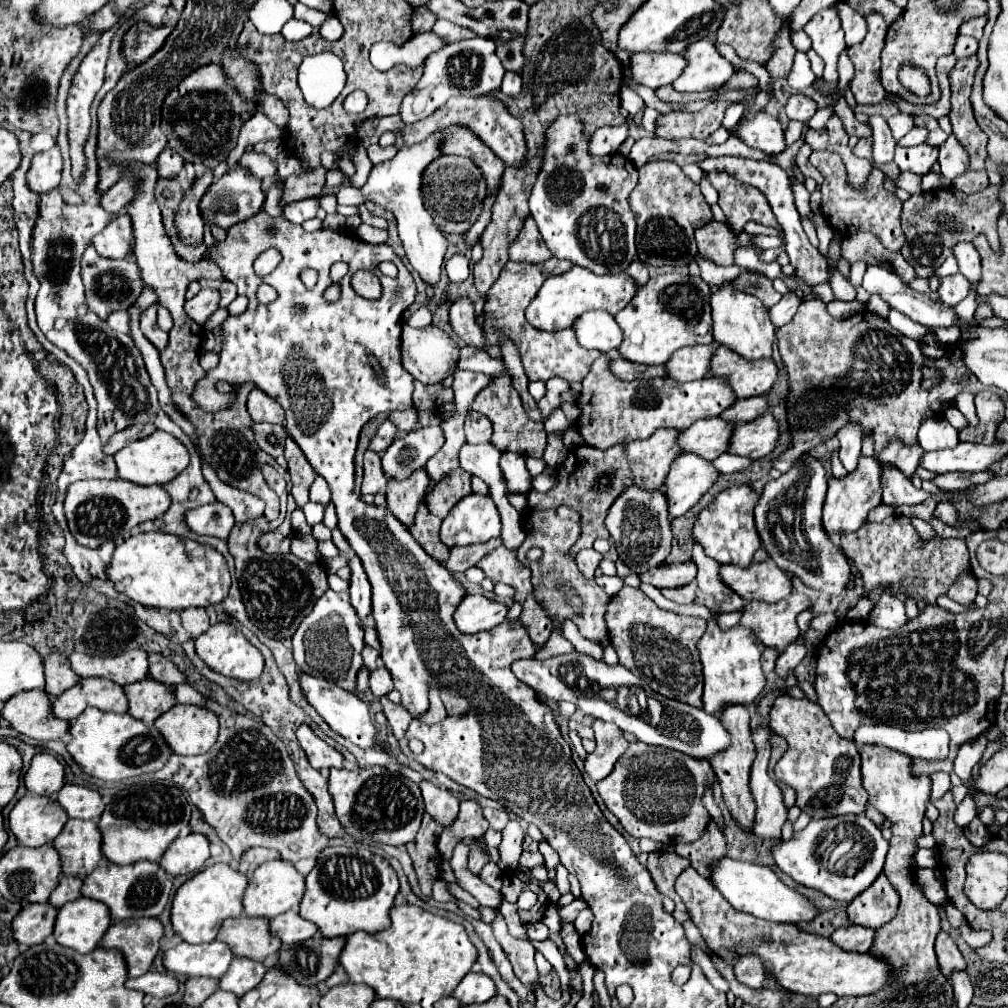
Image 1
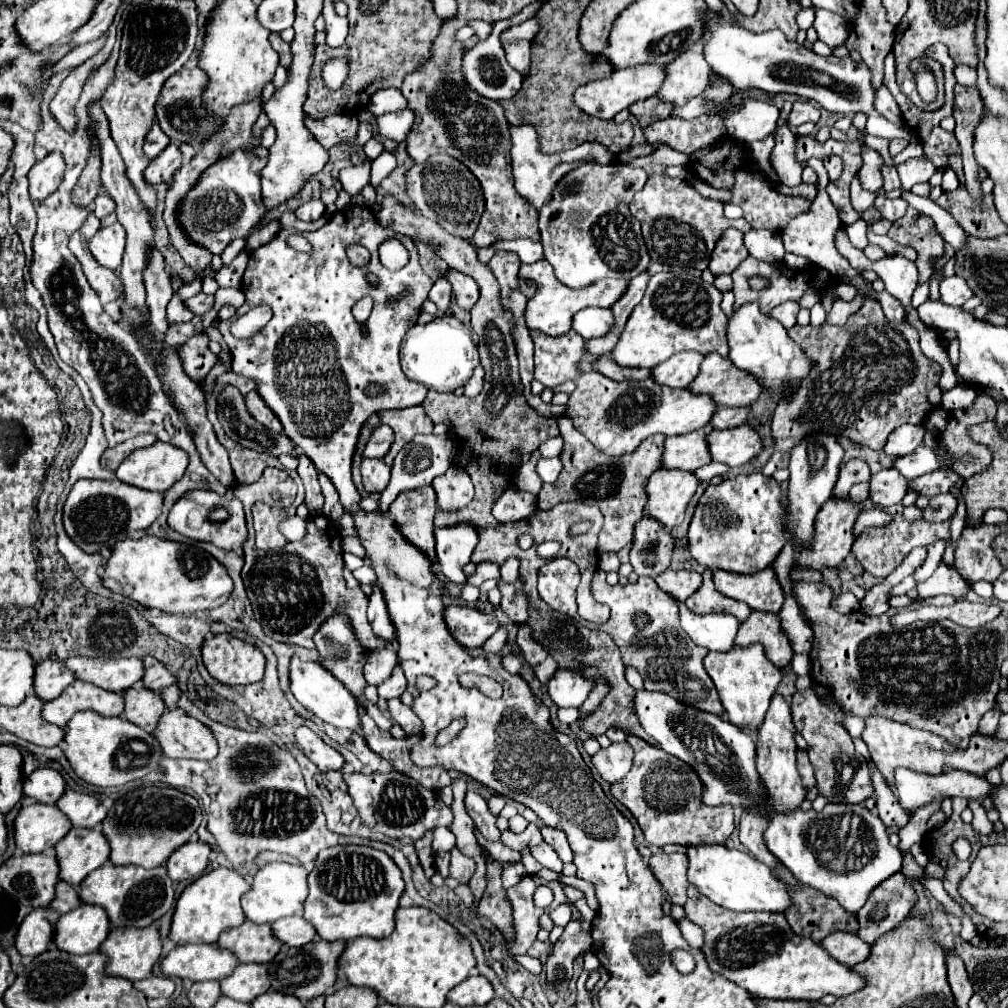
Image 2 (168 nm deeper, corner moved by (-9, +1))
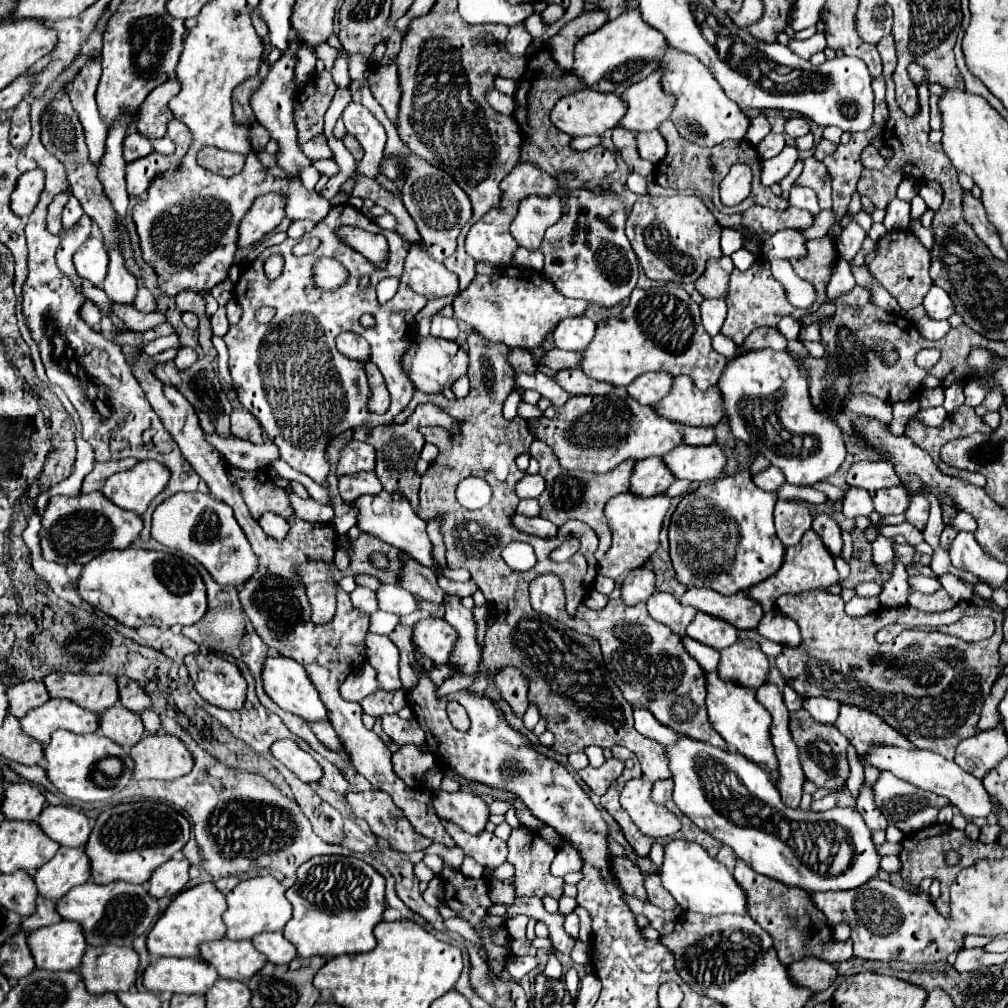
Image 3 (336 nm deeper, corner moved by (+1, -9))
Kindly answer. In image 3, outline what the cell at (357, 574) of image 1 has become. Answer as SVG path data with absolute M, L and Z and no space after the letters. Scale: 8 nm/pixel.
M366 633L366 659L378 671L382 689L394 691L402 687L398 675L398 647L390 641L388 635Z

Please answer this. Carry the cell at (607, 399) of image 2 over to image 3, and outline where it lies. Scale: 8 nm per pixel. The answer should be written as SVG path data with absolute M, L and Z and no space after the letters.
M624 387L608 395L572 395L562 407L556 407L556 417L530 423L540 441L548 443L564 469L582 469L592 473L608 473L626 459L664 457L684 441L680 423L660 419L656 409L640 405Z

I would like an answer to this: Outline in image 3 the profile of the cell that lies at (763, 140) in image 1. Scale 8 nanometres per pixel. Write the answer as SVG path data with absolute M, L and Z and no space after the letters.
M668 47L660 69L664 71L662 75L664 89L678 97L676 109L672 111L670 119L676 123L680 137L702 147L712 147L726 139L732 139L732 141L744 139L750 117L744 111L740 111L740 107L732 103L732 99L724 95L720 83L716 83L708 67L704 67L696 57L684 55L682 51Z

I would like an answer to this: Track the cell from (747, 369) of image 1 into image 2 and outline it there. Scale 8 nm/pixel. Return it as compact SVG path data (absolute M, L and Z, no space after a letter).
M708 353L704 357L700 373L688 389L694 395L710 395L716 405L724 407L748 407L762 393L762 387L750 373L734 369L730 359L718 357L718 353Z

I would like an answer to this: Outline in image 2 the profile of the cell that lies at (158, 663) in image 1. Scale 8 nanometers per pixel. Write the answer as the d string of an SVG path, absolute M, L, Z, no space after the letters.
M144 657L142 663L144 663L144 677L140 679L142 687L158 691L176 683L176 677L170 671L166 671L166 667L154 657Z

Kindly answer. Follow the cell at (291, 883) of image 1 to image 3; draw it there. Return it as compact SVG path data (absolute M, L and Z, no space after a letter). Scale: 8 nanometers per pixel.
M272 875L254 877L248 881L240 881L228 895L228 909L224 911L222 919L228 927L226 937L230 939L252 939L264 931L282 931L284 925L292 917L292 903L286 899L286 887Z

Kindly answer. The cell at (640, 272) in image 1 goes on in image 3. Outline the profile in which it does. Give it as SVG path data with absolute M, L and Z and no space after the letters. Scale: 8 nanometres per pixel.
M550 351L546 357L540 359L542 365L554 369L554 371L560 371L560 369L574 369L580 365L580 357L582 353L580 351Z

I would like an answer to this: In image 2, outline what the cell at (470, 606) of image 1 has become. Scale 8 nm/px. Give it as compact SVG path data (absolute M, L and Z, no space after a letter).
M448 605L444 609L444 621L450 629L450 635L462 647L480 647L488 637L498 631L498 621L494 615L480 613L478 609Z

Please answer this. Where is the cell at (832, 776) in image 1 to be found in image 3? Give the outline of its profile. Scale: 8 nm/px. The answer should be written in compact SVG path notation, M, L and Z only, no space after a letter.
M806 709L790 713L790 733L796 747L800 749L800 763L806 779L810 779L818 789L826 789L830 793L838 793L840 789L844 789L850 777L850 769L846 761L848 739L836 727L816 723Z

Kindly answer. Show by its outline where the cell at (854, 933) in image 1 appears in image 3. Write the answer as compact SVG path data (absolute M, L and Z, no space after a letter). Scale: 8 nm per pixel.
M810 957L810 959L800 959L800 961L794 961L790 967L788 967L792 979L804 987L810 987L814 993L820 993L824 989L828 989L836 977L838 977L838 971L832 963L820 959L820 957Z

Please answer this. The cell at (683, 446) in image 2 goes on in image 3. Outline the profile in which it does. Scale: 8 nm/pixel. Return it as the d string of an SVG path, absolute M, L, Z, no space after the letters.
M640 459L632 473L630 491L638 495L656 495L664 493L672 485L672 475L668 475L668 467L664 467L662 459Z

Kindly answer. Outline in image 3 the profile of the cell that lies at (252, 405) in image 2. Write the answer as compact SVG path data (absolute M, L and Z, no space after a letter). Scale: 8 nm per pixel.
M238 407L230 415L230 431L238 439L246 439L252 443L264 443L264 433L254 415L244 411L244 407Z

